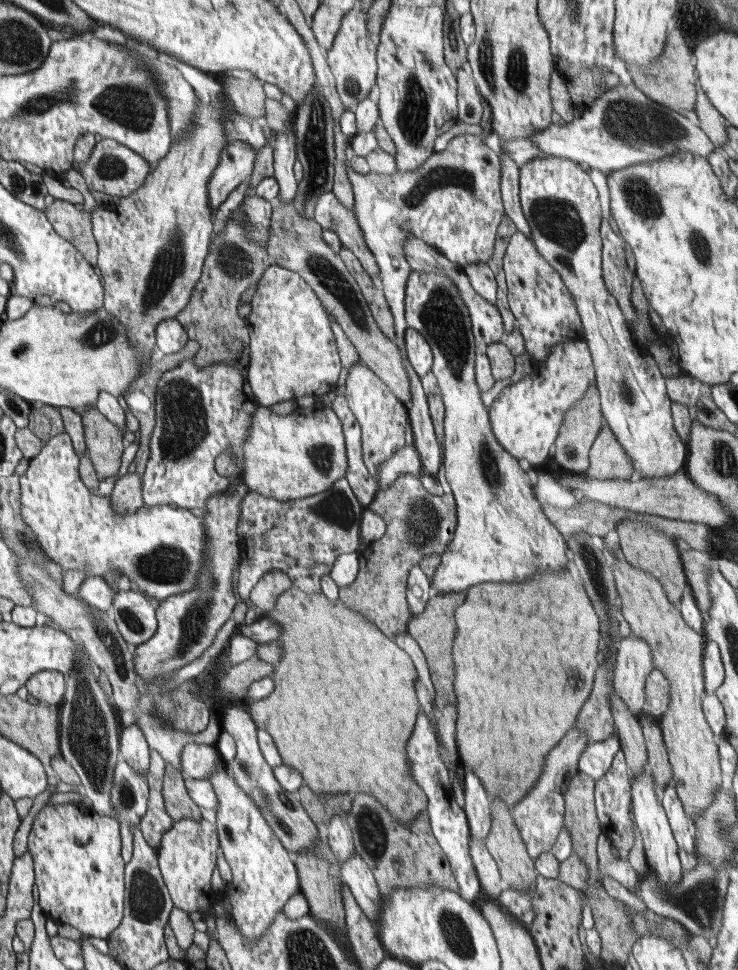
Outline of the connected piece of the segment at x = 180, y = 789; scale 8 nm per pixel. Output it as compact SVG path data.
M166 763L162 794L164 808L174 821L183 818L202 819L200 809L198 809L199 805L187 790L184 775L168 763Z

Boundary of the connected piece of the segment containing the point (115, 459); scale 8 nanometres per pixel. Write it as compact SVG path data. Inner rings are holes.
M94 407L82 413L87 453L102 478L116 476L125 448L119 426Z

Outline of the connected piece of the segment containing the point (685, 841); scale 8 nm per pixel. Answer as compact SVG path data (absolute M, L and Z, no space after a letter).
M668 784L662 790L661 797L661 803L665 808L677 846L686 852L696 853L692 826L684 812L681 800L678 798L677 790Z

